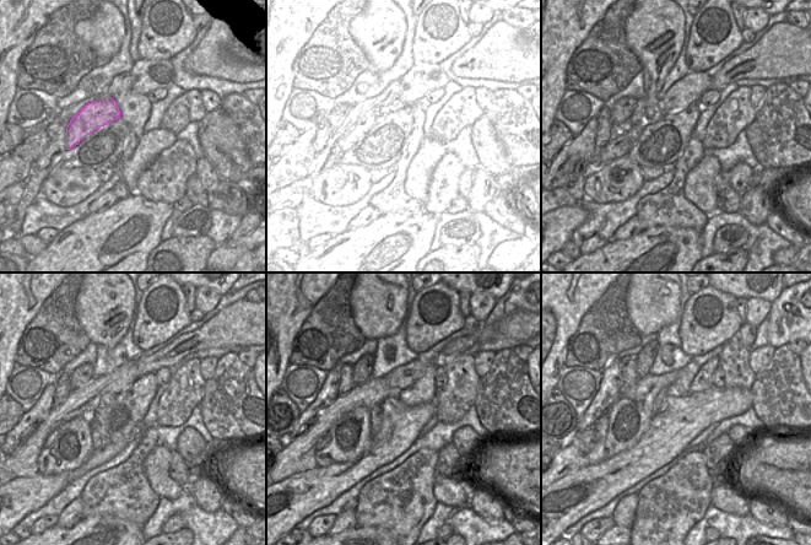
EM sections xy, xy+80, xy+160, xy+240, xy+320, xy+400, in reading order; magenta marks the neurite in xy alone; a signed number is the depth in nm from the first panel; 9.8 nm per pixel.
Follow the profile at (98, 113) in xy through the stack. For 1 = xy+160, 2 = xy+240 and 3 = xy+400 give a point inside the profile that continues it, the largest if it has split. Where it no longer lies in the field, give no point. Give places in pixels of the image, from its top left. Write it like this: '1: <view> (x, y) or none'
1: xy+160 (618, 145)
2: xy+240 (50, 438)
3: xy+400 (584, 441)

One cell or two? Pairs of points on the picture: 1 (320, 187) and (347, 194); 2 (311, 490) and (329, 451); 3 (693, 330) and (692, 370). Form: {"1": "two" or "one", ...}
{"1": "one", "2": "two", "3": "two"}

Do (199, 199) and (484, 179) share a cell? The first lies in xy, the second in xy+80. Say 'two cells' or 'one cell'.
two cells

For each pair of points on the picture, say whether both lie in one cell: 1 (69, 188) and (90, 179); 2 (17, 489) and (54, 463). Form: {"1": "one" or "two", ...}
{"1": "one", "2": "two"}

